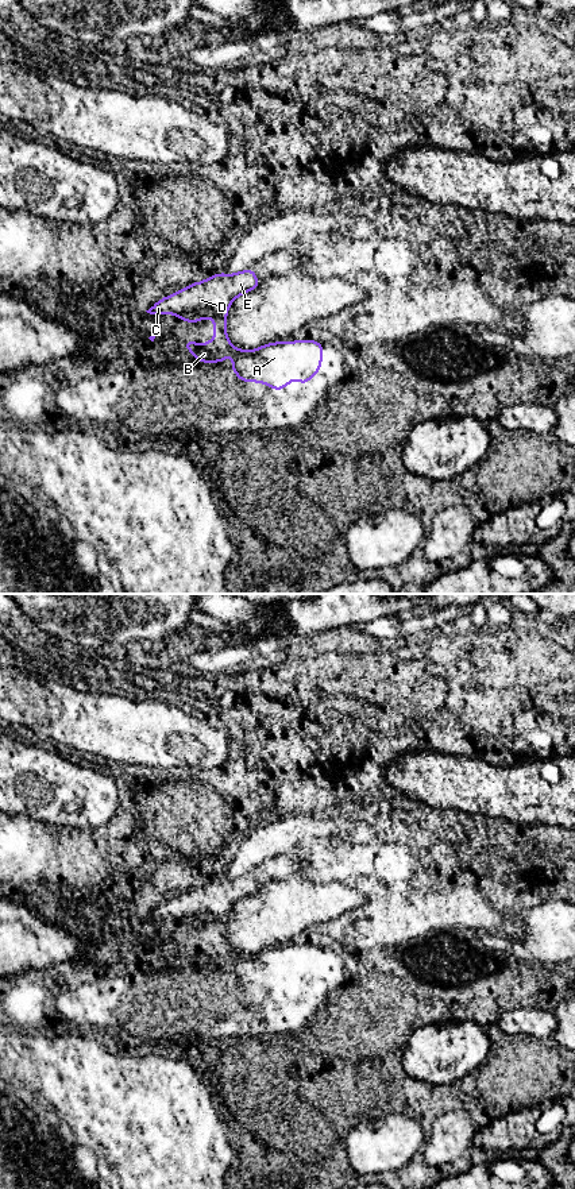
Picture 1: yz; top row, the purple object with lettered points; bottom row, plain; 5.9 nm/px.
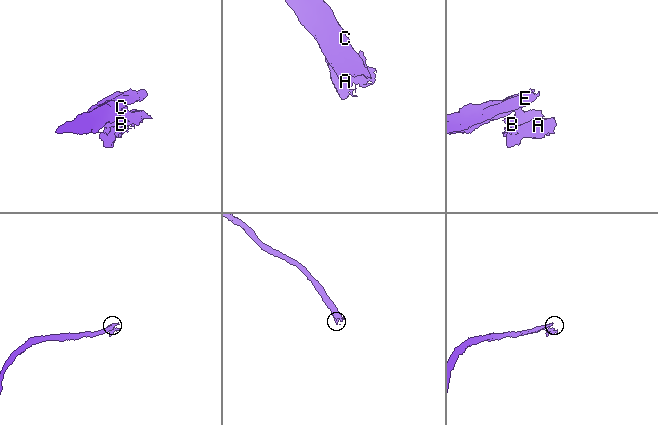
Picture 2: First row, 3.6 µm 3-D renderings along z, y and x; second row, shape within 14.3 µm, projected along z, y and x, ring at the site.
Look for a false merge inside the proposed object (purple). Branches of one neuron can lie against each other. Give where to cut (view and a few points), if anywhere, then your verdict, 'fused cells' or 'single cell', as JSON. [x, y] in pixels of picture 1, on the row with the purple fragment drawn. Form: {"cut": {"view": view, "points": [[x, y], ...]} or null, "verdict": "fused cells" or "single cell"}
{"cut": {"view": "yz", "points": [[227, 339], [222, 347], [213, 340]]}, "verdict": "fused cells"}

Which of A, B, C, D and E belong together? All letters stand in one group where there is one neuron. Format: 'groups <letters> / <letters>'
groups A B / C D E

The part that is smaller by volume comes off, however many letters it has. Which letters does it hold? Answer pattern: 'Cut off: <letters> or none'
Cut off: A, B

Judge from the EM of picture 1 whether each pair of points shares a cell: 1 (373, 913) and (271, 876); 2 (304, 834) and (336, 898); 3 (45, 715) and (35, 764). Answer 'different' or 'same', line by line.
1: different
2: different
3: different

